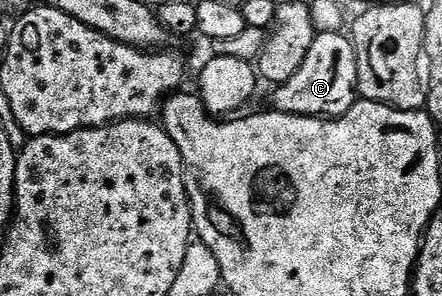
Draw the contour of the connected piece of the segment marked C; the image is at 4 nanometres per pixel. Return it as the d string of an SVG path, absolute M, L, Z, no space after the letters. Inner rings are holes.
M341 32L318 33L299 72L295 72L291 80L280 83L274 90L277 91L273 94L271 106L282 114L298 114L308 118L342 118L359 101L357 53L352 37Z

